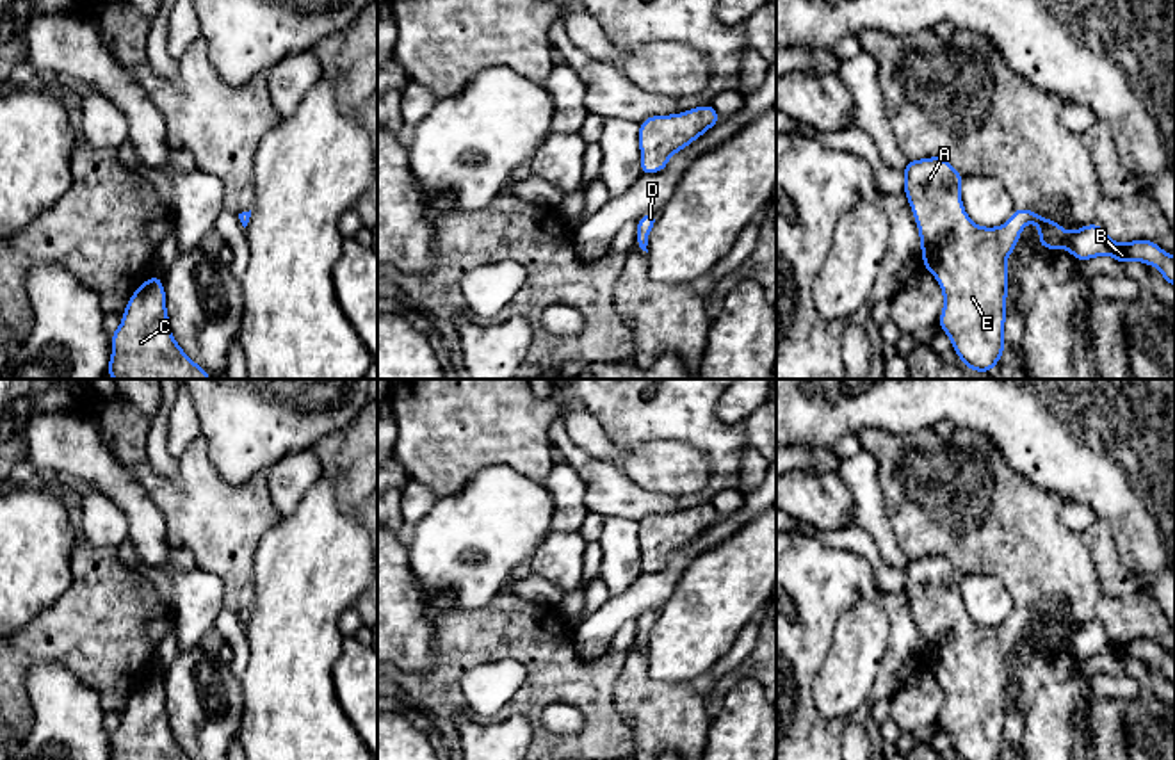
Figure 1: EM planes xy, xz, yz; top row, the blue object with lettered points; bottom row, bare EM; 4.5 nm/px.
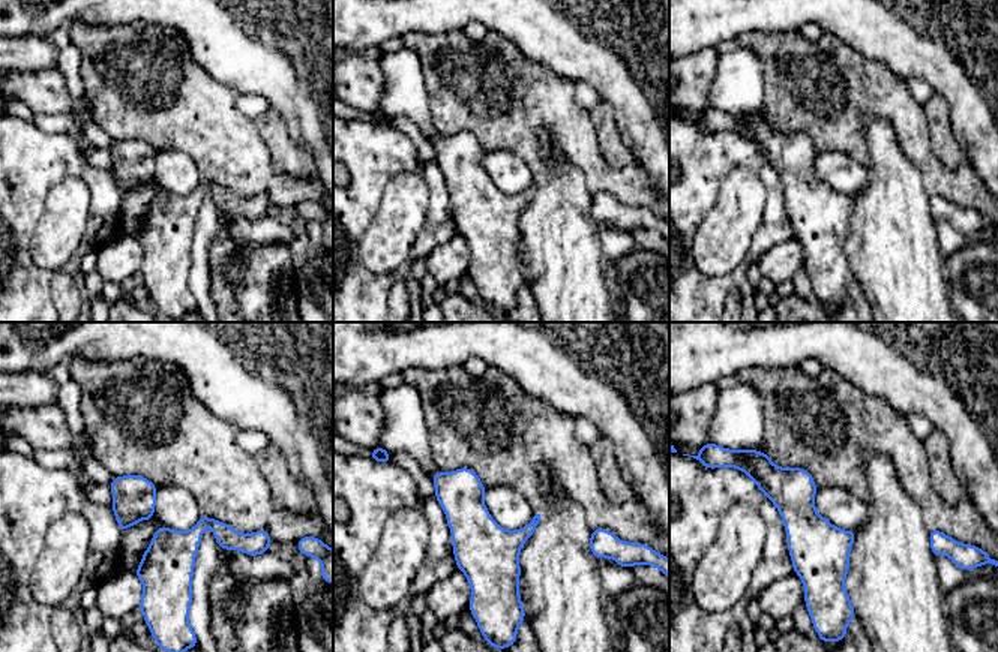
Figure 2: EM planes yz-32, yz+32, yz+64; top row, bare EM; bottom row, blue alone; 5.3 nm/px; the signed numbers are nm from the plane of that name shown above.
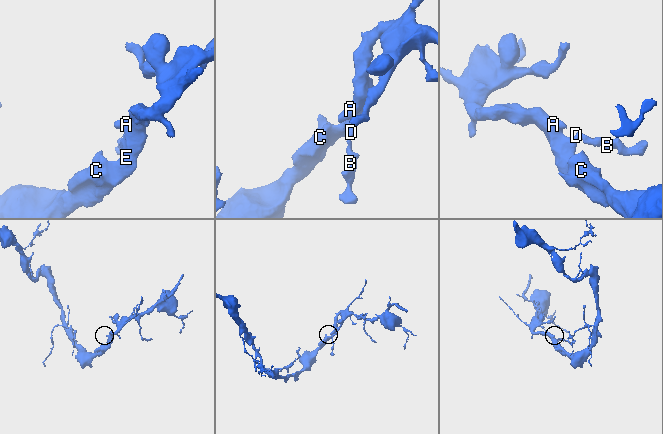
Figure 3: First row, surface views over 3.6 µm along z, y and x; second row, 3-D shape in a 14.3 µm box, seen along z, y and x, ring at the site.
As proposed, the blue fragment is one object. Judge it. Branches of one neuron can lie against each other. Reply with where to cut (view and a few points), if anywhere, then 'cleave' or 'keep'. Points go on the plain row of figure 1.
cut none; keep

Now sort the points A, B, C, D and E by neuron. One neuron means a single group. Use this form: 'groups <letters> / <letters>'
groups A B C D E

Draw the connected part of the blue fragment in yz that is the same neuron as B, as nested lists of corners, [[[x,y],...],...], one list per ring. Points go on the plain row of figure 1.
[[[945,557],[910,559],[903,571],[904,594],[919,625],[924,667],[944,691],[938,724],[961,760],[999,760],[1004,751],[1009,685],[1006,657],[1027,621],[1038,625],[1038,639],[1045,648],[1063,646],[1081,660],[1111,653],[1120,662],[1138,659],[1157,664],[1175,685],[1175,655],[1152,639],[1118,643],[1098,623],[1070,632],[1025,607],[1017,607],[1002,625],[983,627],[967,614],[960,593],[963,575]]]

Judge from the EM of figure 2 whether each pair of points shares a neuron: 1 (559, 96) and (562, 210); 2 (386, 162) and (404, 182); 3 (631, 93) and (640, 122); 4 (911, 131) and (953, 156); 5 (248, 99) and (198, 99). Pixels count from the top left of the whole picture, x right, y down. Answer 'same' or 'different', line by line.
1: different
2: different
3: same
4: different
5: different

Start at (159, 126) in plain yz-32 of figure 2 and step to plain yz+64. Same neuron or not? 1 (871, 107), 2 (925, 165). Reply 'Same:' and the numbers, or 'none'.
Same: 1, 2

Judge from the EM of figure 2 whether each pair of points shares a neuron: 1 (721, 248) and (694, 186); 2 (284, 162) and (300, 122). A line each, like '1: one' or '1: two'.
1: two
2: two

